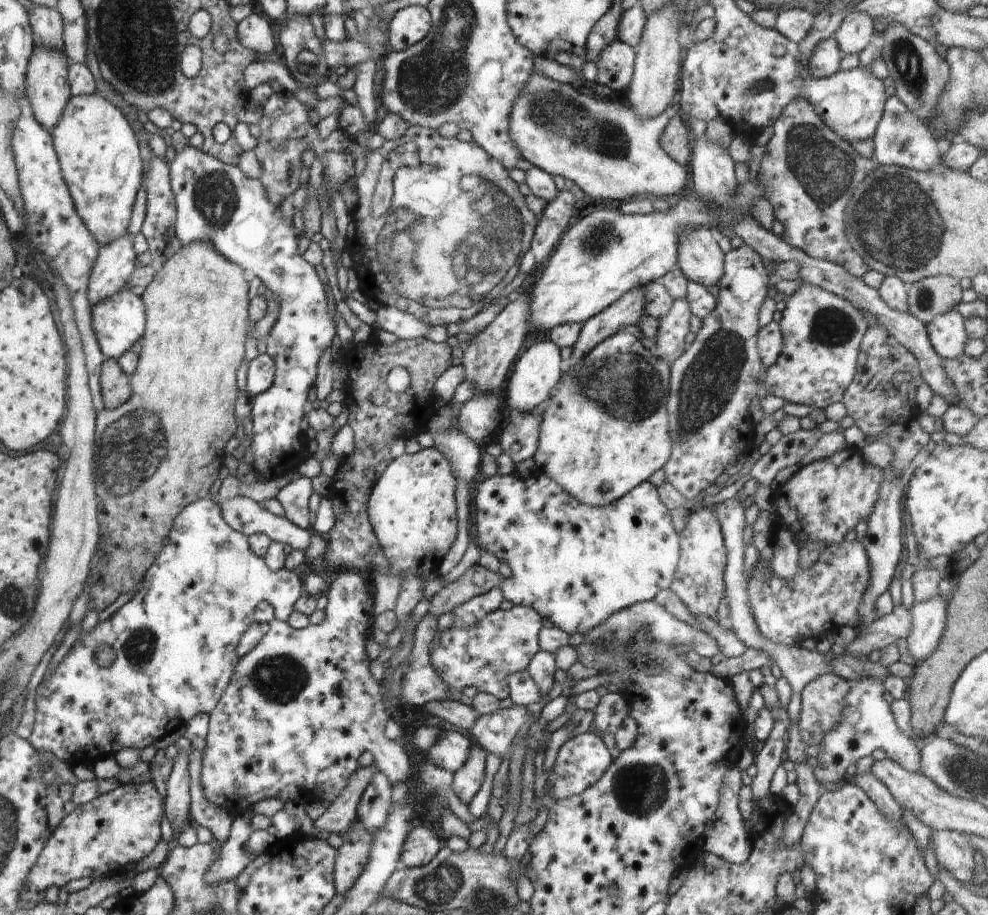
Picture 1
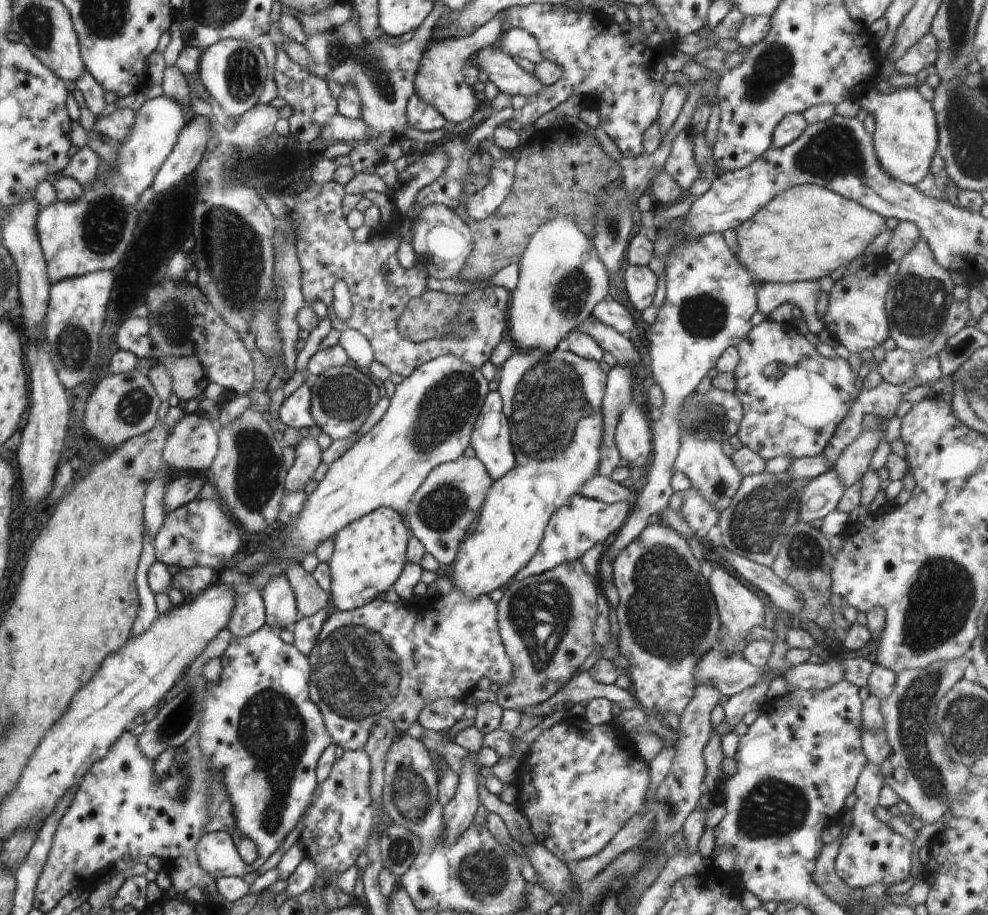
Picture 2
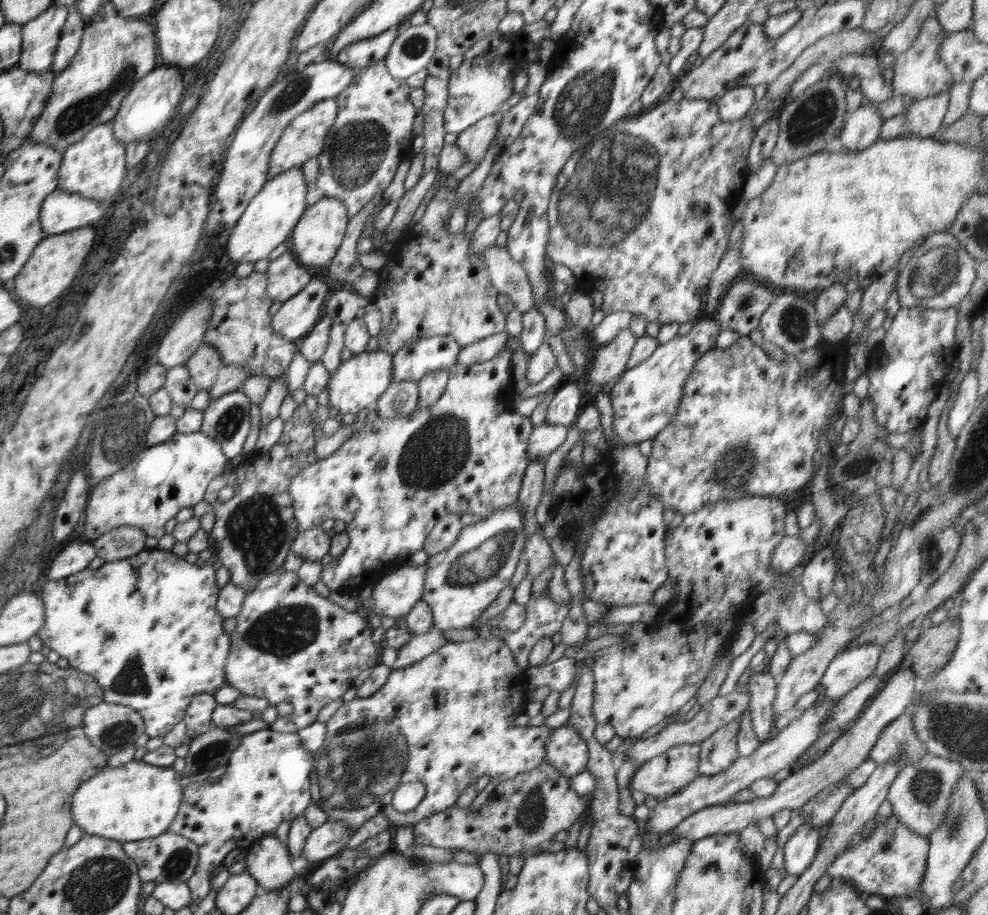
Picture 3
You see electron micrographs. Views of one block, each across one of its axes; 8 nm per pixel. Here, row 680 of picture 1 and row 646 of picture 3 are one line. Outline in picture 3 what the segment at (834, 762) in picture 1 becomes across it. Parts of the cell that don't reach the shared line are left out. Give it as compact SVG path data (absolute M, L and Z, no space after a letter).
M865 642L837 654L820 680L825 698L840 700L859 682L868 679L876 669L881 652L879 644Z

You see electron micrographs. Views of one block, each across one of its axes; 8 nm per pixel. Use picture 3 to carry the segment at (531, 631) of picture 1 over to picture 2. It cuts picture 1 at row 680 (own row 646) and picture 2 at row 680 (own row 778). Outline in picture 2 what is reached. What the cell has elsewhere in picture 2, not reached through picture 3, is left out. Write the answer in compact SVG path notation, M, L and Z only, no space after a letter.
M455 587L446 596L439 594L436 598L424 598L416 602L410 600L408 602L397 601L390 603L376 597L372 602L349 611L331 609L328 618L322 625L321 631L318 633L316 647L312 649L307 659L312 671L308 683L309 695L312 702L316 704L323 714L325 727L328 734L332 737L333 743L336 745L336 750L334 750L336 759L341 758L345 750L362 749L371 733L371 728L378 722L379 718L389 718L398 735L400 735L404 731L407 732L409 726L418 720L419 712L424 706L432 704L432 702L439 700L439 698L448 697L457 701L467 702L471 700L472 692L476 688L476 683L480 678L489 678L493 686L496 687L505 685L508 681L511 681L512 675L515 673L515 668L506 654L501 636L499 635L497 604L486 595L477 599L467 599L464 593Z

